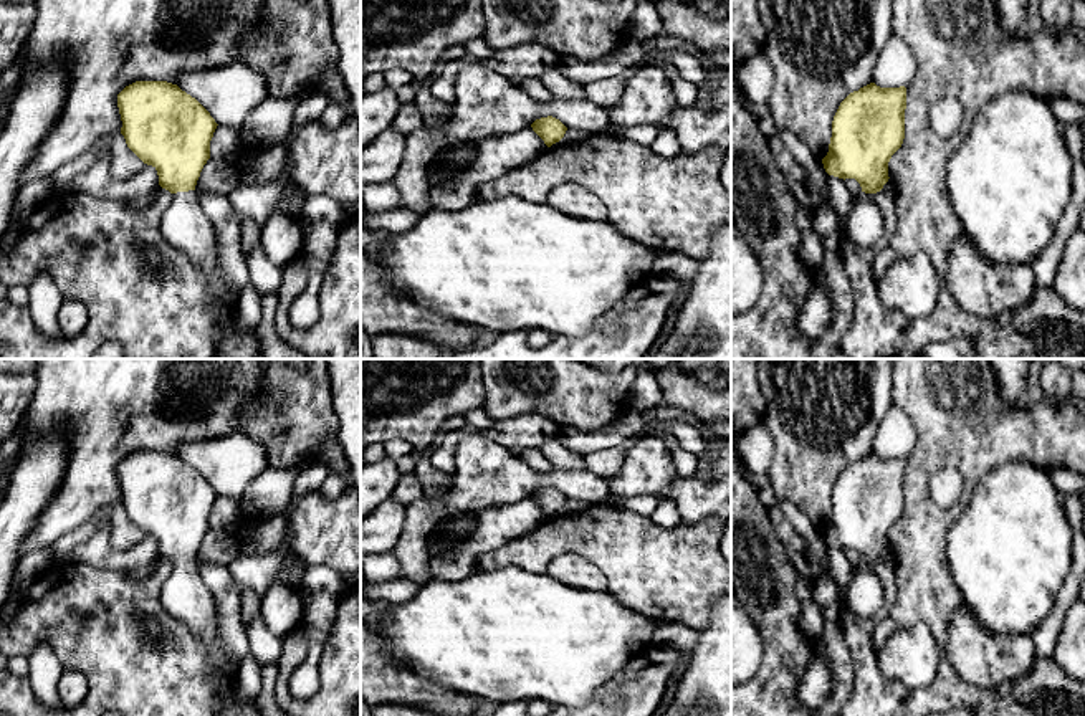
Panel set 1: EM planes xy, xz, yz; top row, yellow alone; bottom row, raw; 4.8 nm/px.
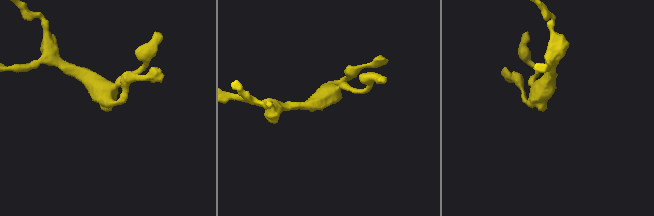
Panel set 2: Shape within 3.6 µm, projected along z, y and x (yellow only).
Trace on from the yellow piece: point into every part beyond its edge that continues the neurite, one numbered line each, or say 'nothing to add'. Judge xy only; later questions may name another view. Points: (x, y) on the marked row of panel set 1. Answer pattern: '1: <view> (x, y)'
1: xy (186, 227)

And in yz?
1: yz (865, 224)

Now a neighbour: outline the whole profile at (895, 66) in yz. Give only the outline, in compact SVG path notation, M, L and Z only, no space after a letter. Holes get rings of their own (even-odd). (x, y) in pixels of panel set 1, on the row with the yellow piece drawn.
M891 33L873 68L872 83L880 88L906 86L915 74L915 68L911 48Z

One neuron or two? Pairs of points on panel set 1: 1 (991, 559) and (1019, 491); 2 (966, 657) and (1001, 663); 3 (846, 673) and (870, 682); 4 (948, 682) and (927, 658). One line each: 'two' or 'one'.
1: one
2: one
3: two
4: two

